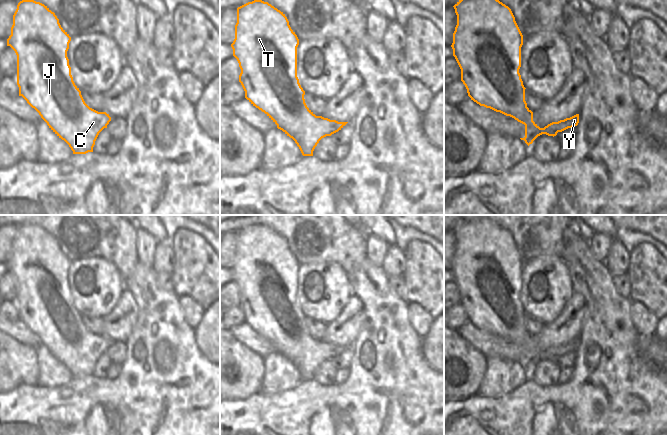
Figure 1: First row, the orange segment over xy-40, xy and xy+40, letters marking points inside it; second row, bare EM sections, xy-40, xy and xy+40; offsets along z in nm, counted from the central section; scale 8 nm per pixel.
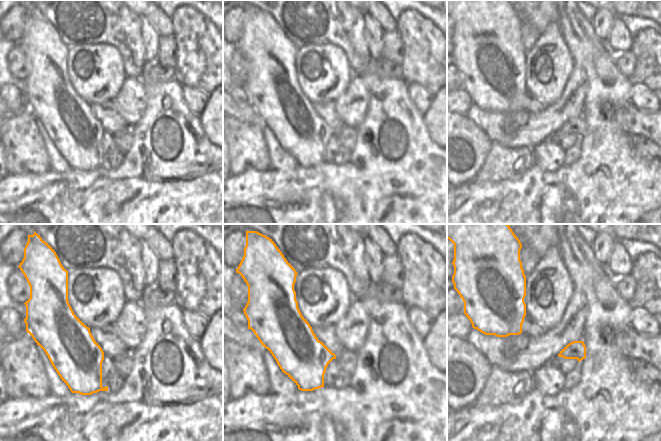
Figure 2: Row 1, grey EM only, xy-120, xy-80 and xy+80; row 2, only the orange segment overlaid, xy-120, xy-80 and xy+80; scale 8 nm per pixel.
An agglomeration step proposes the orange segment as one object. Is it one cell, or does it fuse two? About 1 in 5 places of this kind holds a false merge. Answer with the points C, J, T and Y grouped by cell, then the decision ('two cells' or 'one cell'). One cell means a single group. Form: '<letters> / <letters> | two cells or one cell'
C J T Y | one cell

